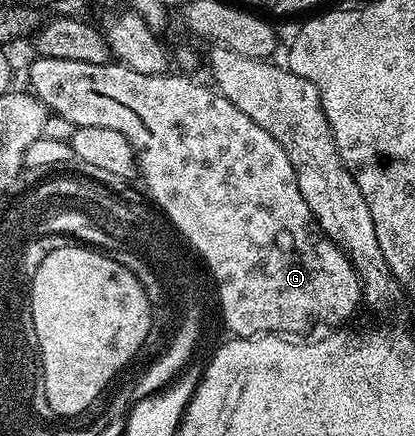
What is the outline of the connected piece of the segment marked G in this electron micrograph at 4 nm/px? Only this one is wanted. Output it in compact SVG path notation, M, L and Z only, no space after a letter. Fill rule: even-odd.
M33 57L32 67L28 70L28 82L30 85L31 93L35 94L43 106L48 107L49 111L57 118L65 118L70 120L72 127L78 126L93 126L94 128L114 128L114 132L122 132L122 136L126 136L126 140L131 144L132 151L136 153L136 165L138 167L139 177L144 177L144 182L148 185L148 190L152 193L154 201L160 205L160 210L165 219L175 228L176 232L182 236L186 236L195 242L196 249L204 251L204 254L208 255L208 260L212 262L213 270L216 270L216 274L220 275L221 280L224 282L224 310L227 310L227 321L225 327L227 331L238 338L245 338L246 336L254 336L255 334L283 334L285 336L291 335L292 330L300 330L303 326L308 326L311 322L336 322L332 324L344 324L348 317L355 312L356 309L361 309L362 295L360 293L360 277L356 274L355 268L352 266L352 261L341 252L338 247L330 241L329 238L325 238L322 231L320 231L320 225L314 220L314 216L310 212L310 208L306 208L306 200L302 200L302 192L298 192L298 180L294 176L294 168L290 168L290 159L286 157L286 152L282 152L282 144L278 144L278 140L274 140L274 136L270 136L270 132L265 132L264 129L258 128L258 124L254 124L254 120L250 120L250 116L246 116L246 112L242 112L238 108L234 108L234 104L230 104L230 100L226 100L226 96L222 96L219 90L213 88L211 85L203 86L200 82L195 82L192 76L185 76L180 72L169 72L167 74L155 74L154 76L146 76L142 72L134 72L130 68L119 64L86 64L81 61L75 60L60 60L60 59L48 59L43 57Z

